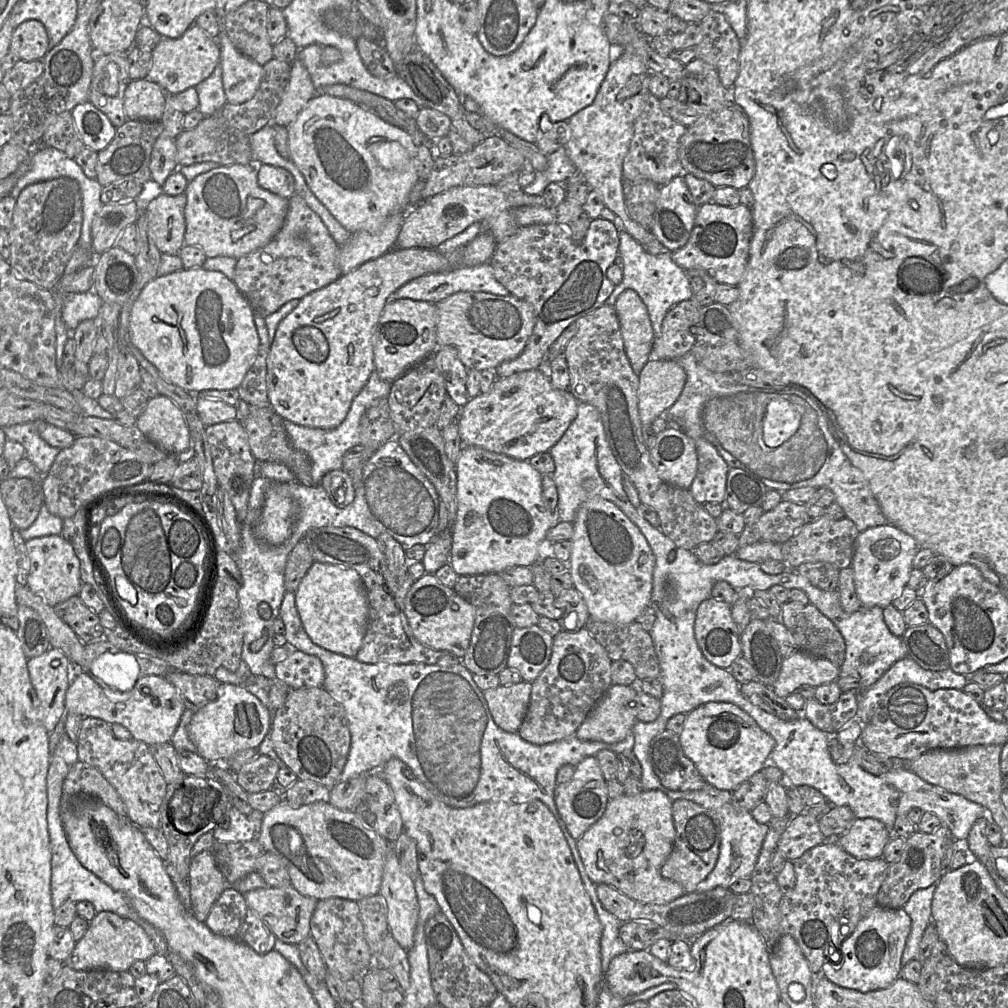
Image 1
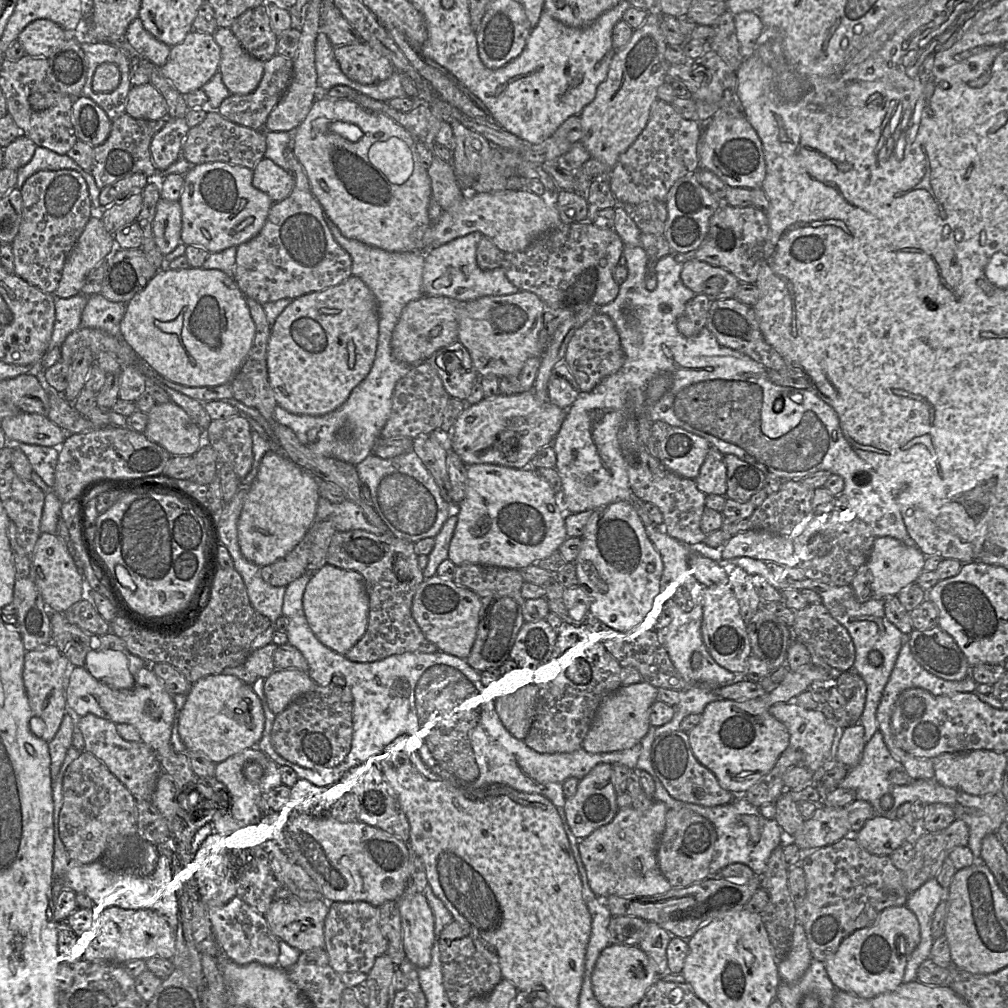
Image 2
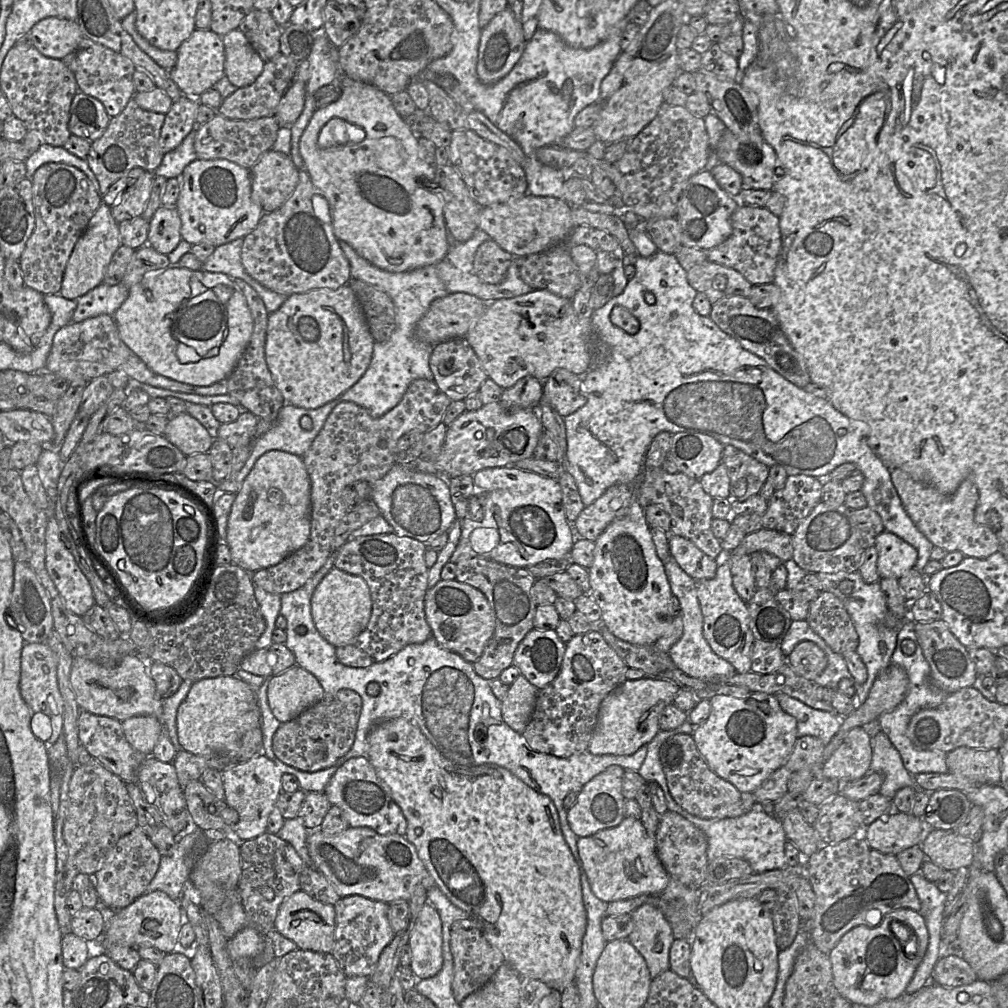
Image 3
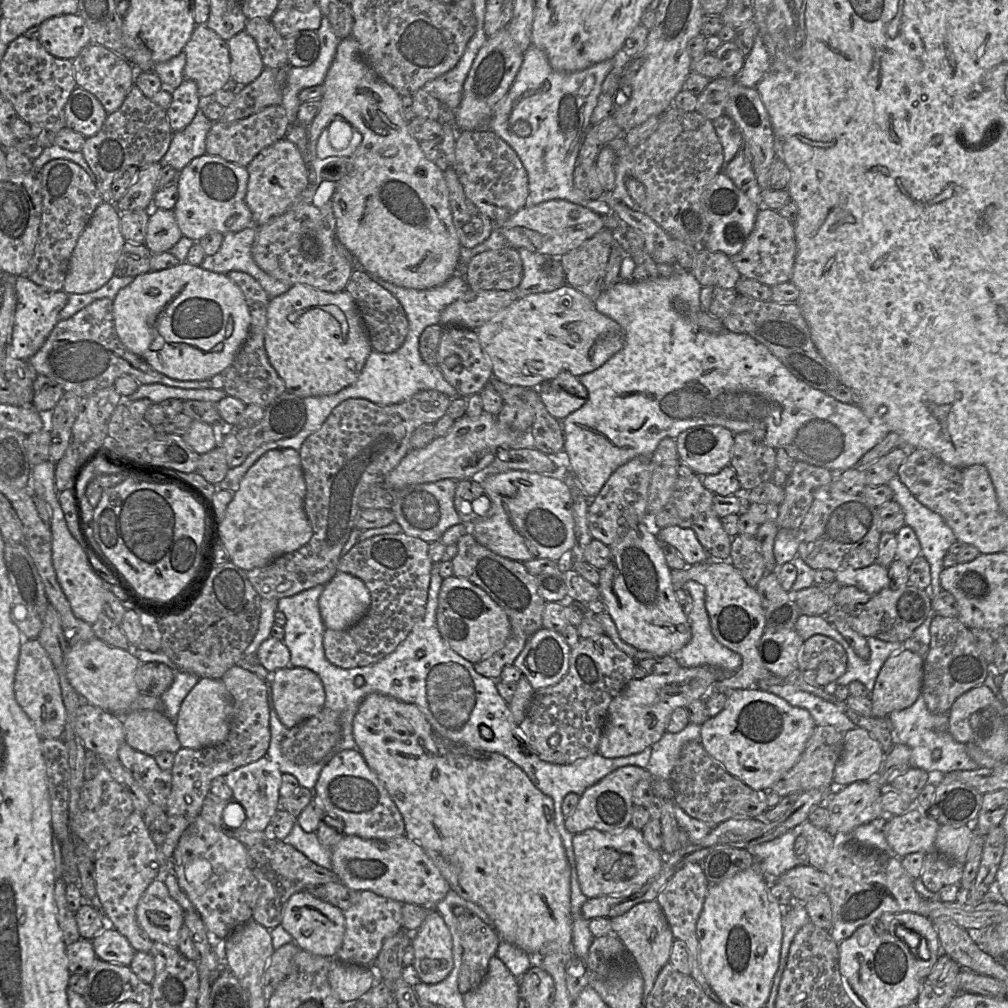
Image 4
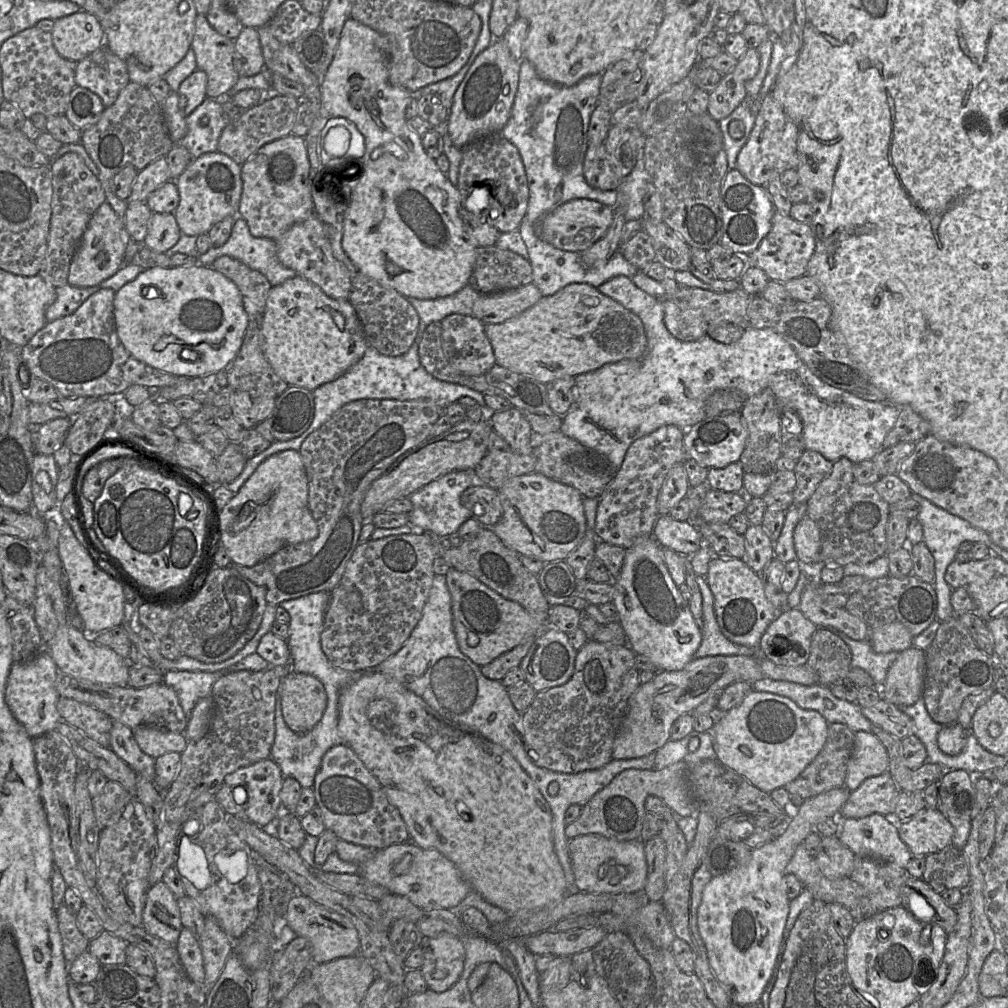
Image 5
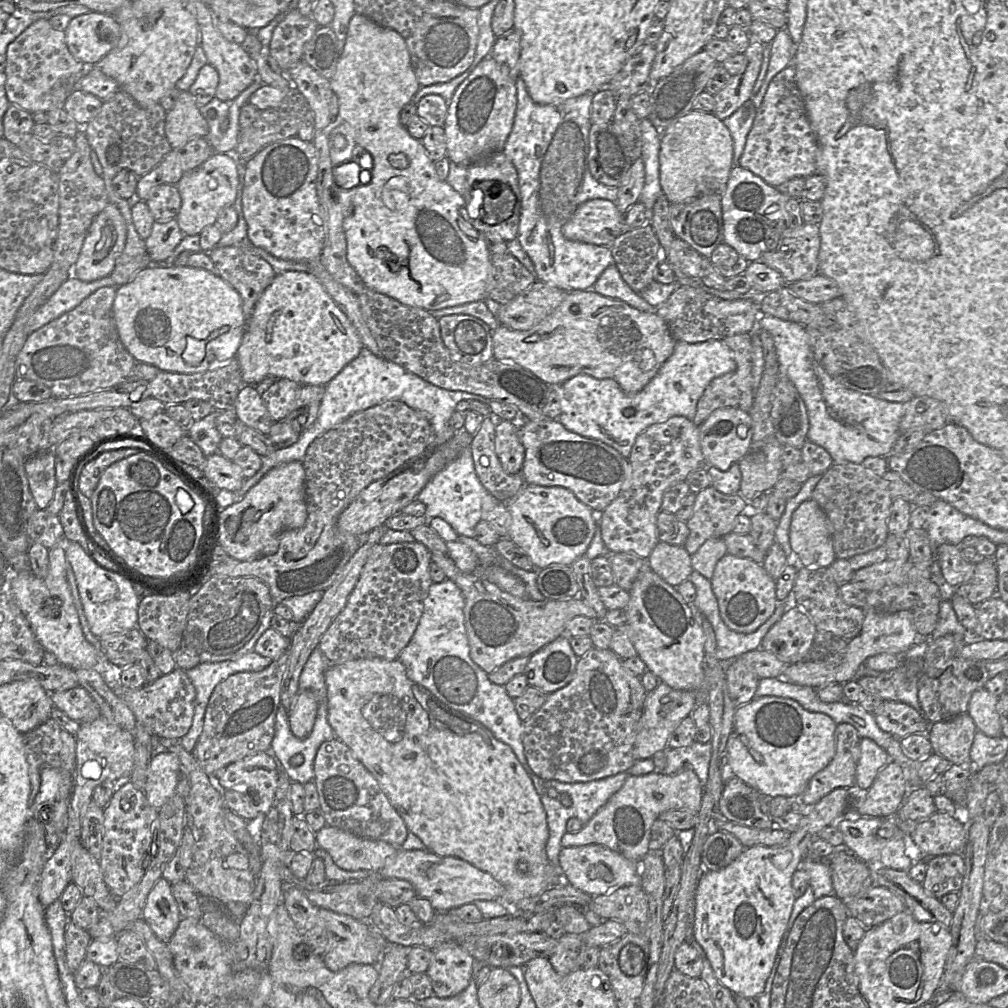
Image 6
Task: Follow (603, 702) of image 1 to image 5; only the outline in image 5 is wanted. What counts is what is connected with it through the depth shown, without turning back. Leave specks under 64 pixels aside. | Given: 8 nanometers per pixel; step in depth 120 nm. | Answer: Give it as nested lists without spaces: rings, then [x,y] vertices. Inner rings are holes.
[[[747,655],[694,658],[681,670],[659,671],[651,681],[640,684],[630,697],[613,743],[612,759],[634,759],[656,752],[670,739],[674,721],[683,714],[692,713],[711,694],[738,681],[754,683],[764,678],[759,661]]]

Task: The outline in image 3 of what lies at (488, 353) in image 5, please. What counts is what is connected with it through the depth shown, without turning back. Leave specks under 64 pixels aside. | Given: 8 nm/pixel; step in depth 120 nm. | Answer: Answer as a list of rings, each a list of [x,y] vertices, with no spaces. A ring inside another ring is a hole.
[[[465,337],[448,339],[433,346],[429,365],[433,381],[451,401],[464,401],[488,378]]]

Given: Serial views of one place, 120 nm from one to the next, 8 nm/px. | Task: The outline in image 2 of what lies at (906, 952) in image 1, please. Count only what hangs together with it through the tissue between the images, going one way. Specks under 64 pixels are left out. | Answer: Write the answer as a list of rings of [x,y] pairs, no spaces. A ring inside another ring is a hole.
[[[935,878],[926,881],[908,896],[905,905],[914,913],[918,920],[920,941],[907,960],[903,983],[915,981],[919,965],[930,958],[930,950],[934,941],[931,935],[932,918],[938,904],[945,896],[946,889]]]

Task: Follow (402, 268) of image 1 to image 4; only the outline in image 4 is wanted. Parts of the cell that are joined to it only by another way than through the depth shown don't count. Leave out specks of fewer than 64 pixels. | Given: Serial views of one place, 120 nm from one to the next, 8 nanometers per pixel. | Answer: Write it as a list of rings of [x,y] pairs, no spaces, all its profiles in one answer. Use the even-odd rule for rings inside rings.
[[[294,284],[268,303],[265,350],[271,366],[283,380],[286,392],[304,399],[335,394],[355,383],[372,347],[356,304],[346,290],[331,293],[305,284]],[[290,313],[297,313],[297,320],[293,323],[287,318]]]

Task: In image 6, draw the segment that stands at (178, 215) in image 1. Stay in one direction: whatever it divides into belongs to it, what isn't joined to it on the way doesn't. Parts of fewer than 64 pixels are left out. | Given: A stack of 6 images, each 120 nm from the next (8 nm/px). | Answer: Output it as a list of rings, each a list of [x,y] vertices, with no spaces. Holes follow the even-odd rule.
[[[176,219],[167,222],[154,221],[145,245],[153,264],[166,264],[174,249],[181,242],[184,233]]]

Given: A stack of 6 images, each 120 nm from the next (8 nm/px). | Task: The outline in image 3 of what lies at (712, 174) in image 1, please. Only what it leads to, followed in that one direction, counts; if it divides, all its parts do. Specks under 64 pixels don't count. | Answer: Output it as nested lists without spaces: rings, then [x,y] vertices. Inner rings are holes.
[[[726,128],[716,146],[720,163],[727,164],[743,178],[743,189],[774,191],[774,185],[783,175],[777,167],[777,155],[762,135],[741,141]]]

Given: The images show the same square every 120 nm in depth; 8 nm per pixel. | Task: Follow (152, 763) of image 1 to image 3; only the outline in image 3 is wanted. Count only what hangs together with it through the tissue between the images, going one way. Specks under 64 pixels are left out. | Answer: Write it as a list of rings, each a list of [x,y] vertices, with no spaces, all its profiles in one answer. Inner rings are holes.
[[[81,711],[78,729],[81,745],[94,759],[119,776],[125,783],[136,782],[136,773],[147,756],[130,745],[124,734],[121,721]]]

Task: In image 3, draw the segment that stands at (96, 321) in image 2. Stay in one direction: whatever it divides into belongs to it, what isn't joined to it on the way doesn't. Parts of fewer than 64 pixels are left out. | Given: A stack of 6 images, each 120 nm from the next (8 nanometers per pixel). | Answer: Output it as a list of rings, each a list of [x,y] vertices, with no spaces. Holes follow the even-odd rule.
[[[101,283],[77,299],[72,322],[81,322],[101,314],[113,316],[128,294],[129,288],[122,283],[115,285]]]

